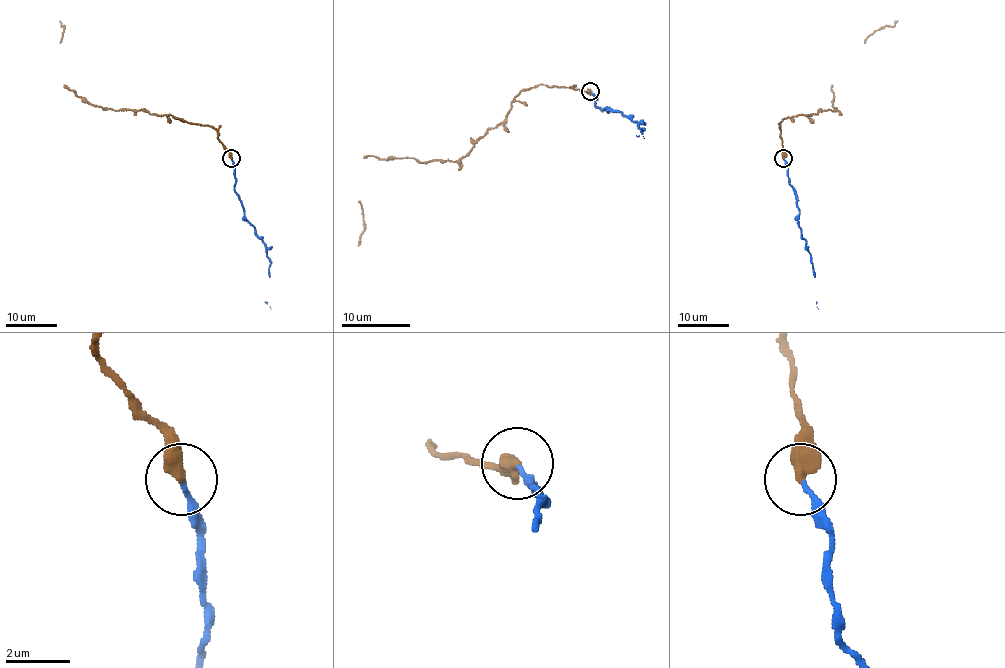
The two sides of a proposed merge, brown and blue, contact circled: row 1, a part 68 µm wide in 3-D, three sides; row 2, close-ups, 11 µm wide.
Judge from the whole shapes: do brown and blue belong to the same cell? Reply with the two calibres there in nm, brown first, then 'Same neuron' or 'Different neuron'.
Thickness 500 nm (brown) against 190 nm. Same neuron

